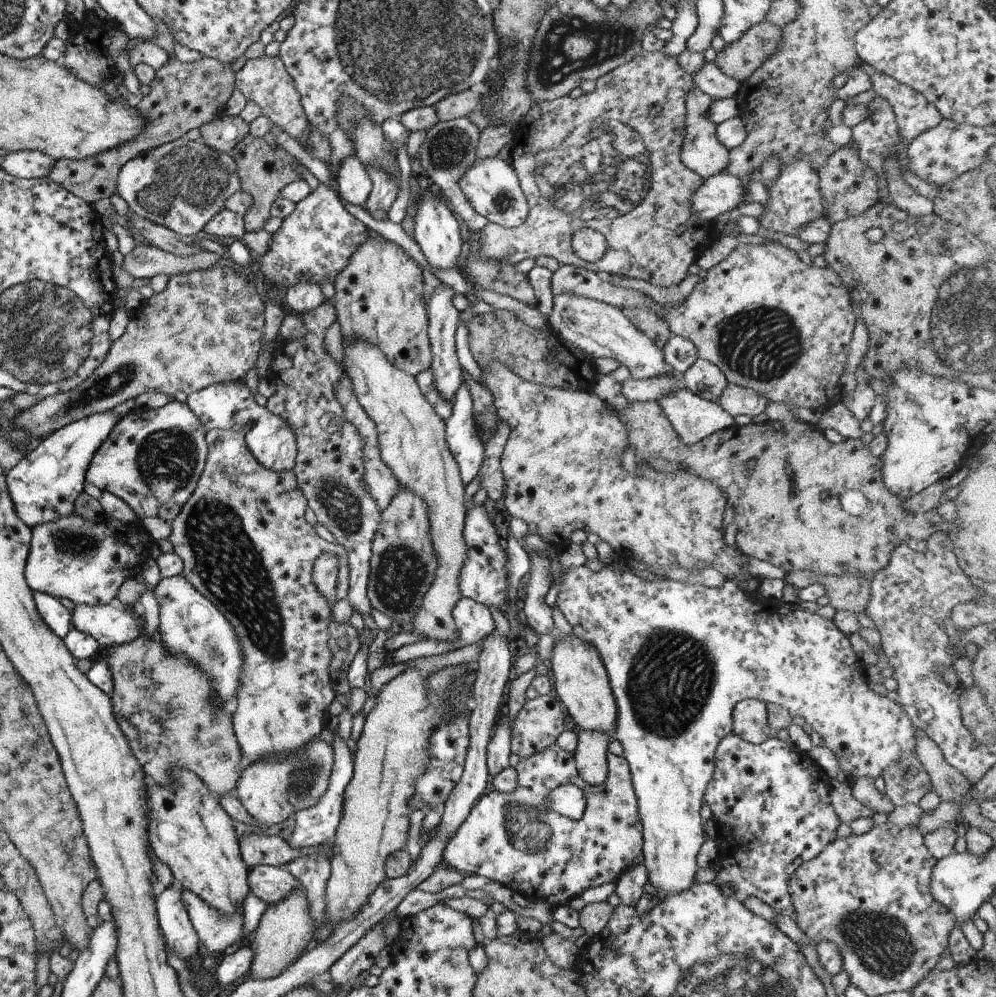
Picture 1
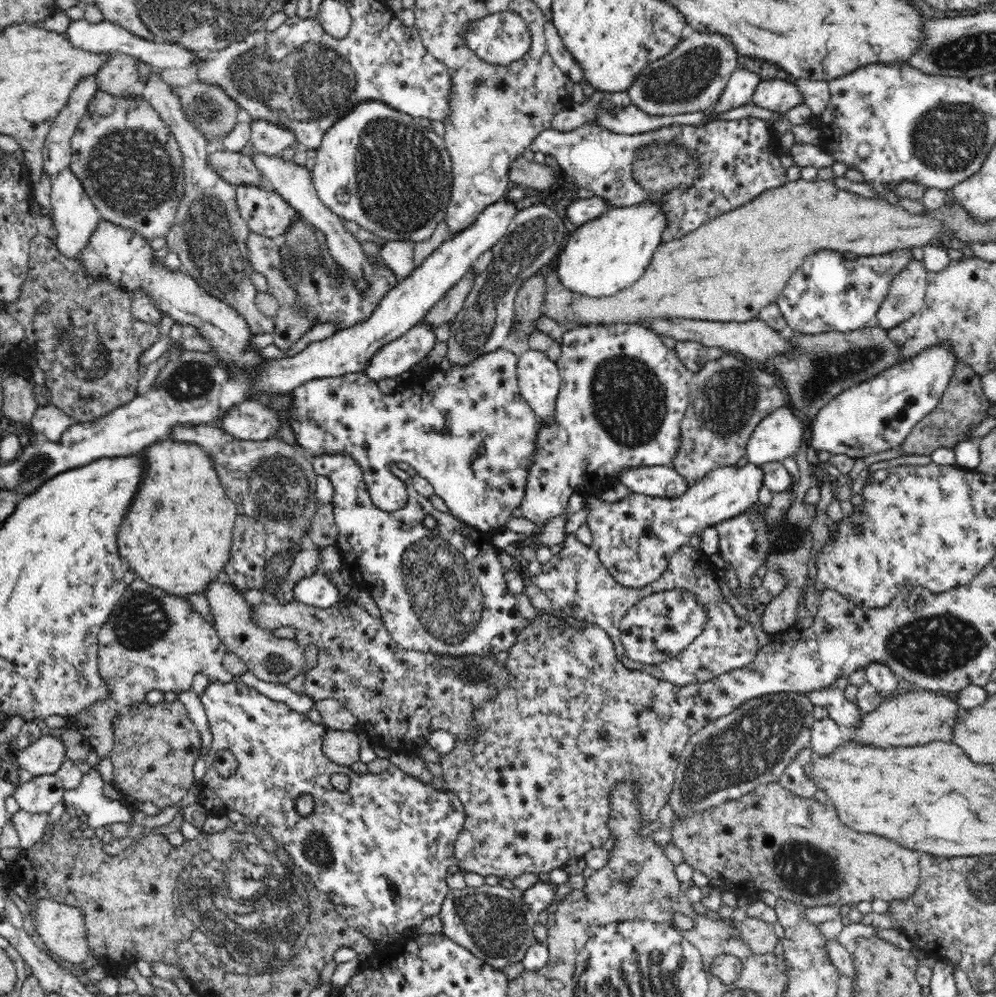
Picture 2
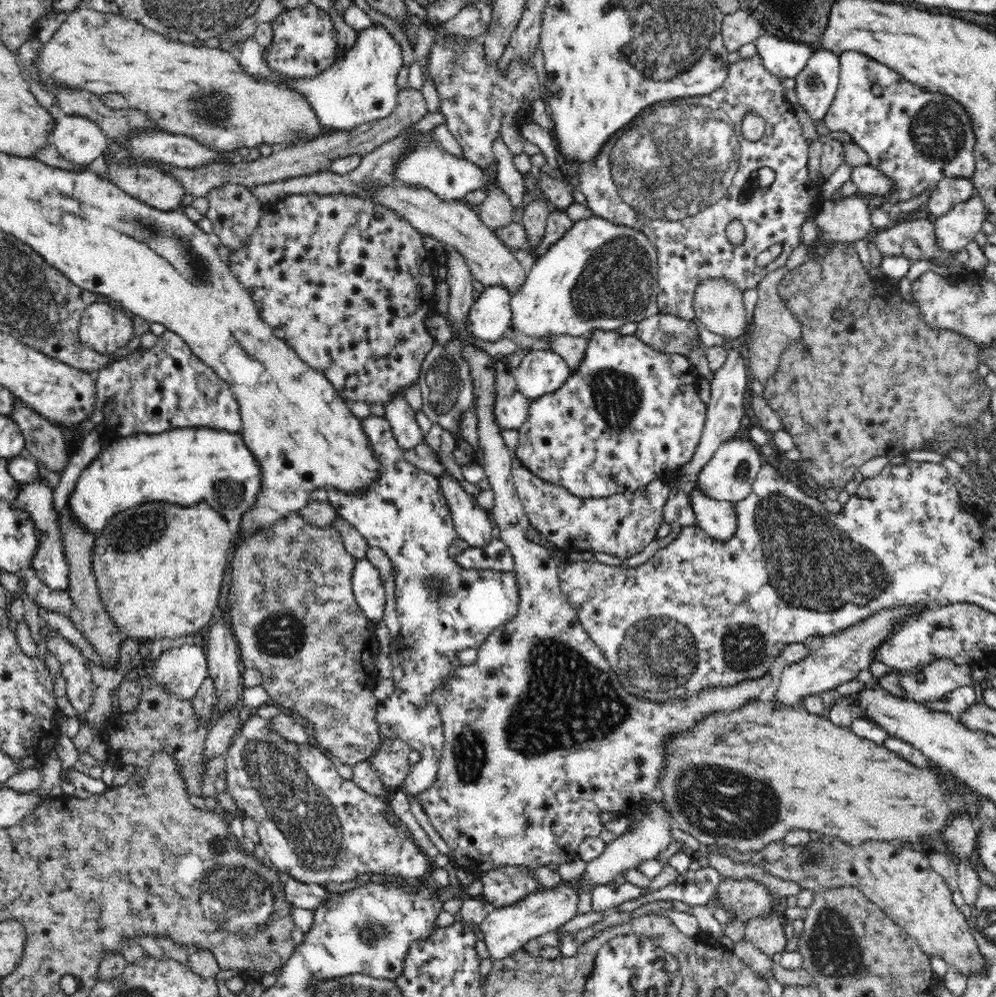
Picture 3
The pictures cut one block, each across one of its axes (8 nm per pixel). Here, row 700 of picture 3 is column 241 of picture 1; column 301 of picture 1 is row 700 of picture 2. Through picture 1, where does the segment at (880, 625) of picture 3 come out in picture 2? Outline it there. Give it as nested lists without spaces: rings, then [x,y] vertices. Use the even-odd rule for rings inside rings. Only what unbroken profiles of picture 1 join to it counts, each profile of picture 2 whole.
[[[805,693],[765,694],[743,702],[730,714],[695,732],[674,774],[670,799],[674,815],[690,816],[694,811],[740,798],[757,786],[779,782],[794,756],[811,742],[813,707]]]

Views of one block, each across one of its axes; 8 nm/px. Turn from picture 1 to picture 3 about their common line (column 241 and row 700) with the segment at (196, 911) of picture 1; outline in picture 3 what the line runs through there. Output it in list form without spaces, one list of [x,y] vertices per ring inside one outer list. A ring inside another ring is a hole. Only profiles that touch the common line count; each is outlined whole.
[[[941,659],[929,668],[902,673],[899,677],[910,700],[939,701],[940,699],[945,700],[952,690],[960,686],[980,688],[974,682],[972,670],[971,666],[958,666],[950,659]]]

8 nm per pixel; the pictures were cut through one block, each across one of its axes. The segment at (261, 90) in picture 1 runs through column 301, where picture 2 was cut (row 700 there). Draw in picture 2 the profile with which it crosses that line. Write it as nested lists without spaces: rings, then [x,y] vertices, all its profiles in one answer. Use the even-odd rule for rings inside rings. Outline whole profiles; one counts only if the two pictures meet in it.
[[[136,576],[127,584],[122,598],[117,602],[112,613],[98,634],[99,674],[108,681],[110,698],[106,702],[97,701],[94,706],[72,718],[72,726],[82,735],[90,749],[96,752],[98,760],[109,758],[113,747],[113,718],[127,706],[141,703],[151,690],[180,692],[190,689],[194,674],[203,672],[210,679],[230,682],[232,675],[224,669],[223,659],[228,652],[226,645],[217,635],[214,625],[210,624],[198,610],[192,607],[186,597],[172,595],[164,589],[152,586]]]

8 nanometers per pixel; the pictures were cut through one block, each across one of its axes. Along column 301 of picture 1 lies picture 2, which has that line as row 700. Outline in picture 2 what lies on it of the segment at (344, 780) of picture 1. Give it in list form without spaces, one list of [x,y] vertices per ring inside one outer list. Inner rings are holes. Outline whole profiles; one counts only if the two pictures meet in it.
[[[837,685],[822,687],[820,690],[805,693],[813,706],[822,706],[828,710],[829,718],[837,724],[854,727],[861,719],[862,713],[855,703],[845,697],[844,689]]]

